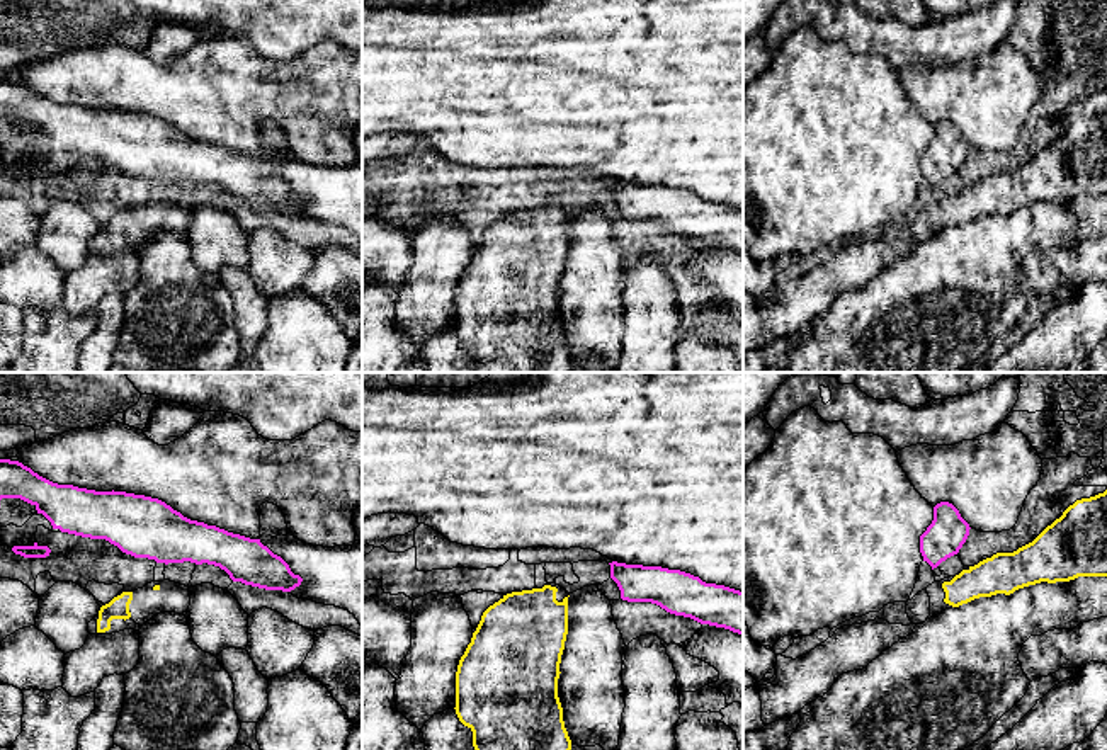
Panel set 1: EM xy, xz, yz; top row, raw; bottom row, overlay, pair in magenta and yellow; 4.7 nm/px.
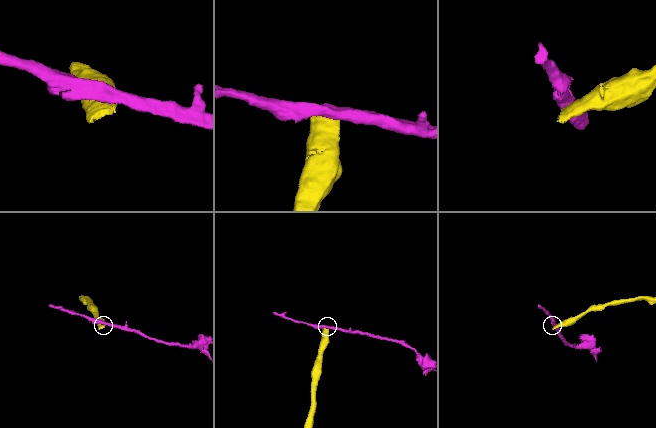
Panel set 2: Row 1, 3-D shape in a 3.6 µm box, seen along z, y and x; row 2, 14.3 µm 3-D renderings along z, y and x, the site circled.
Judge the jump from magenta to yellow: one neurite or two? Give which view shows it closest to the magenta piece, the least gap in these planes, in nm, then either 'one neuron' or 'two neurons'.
yz | 80 nm | two neurons

